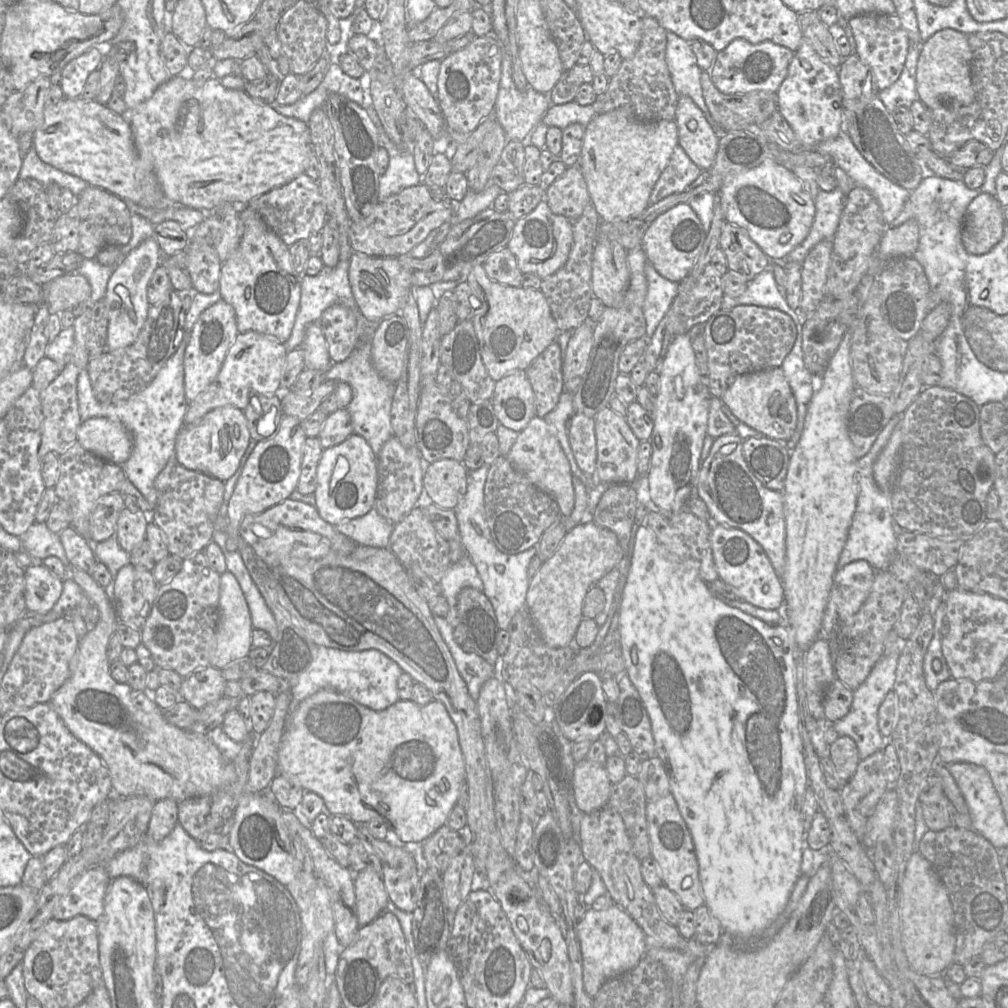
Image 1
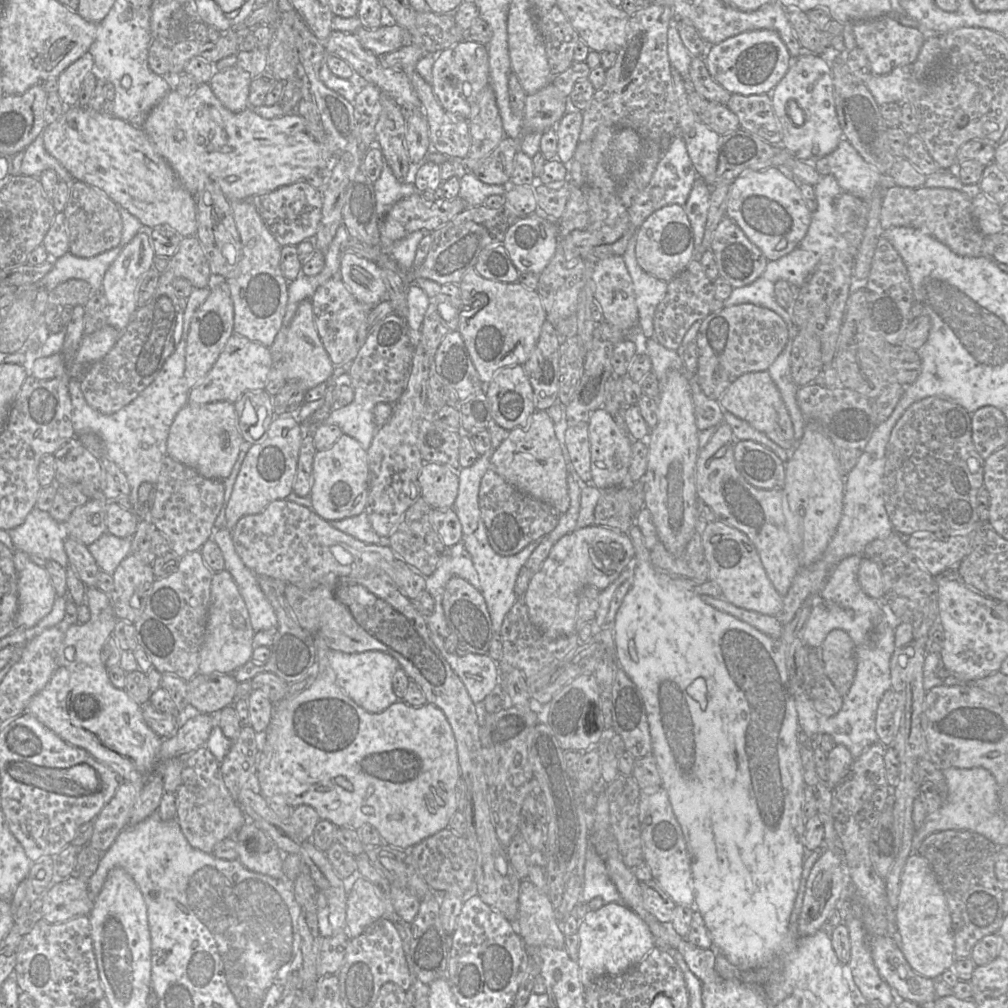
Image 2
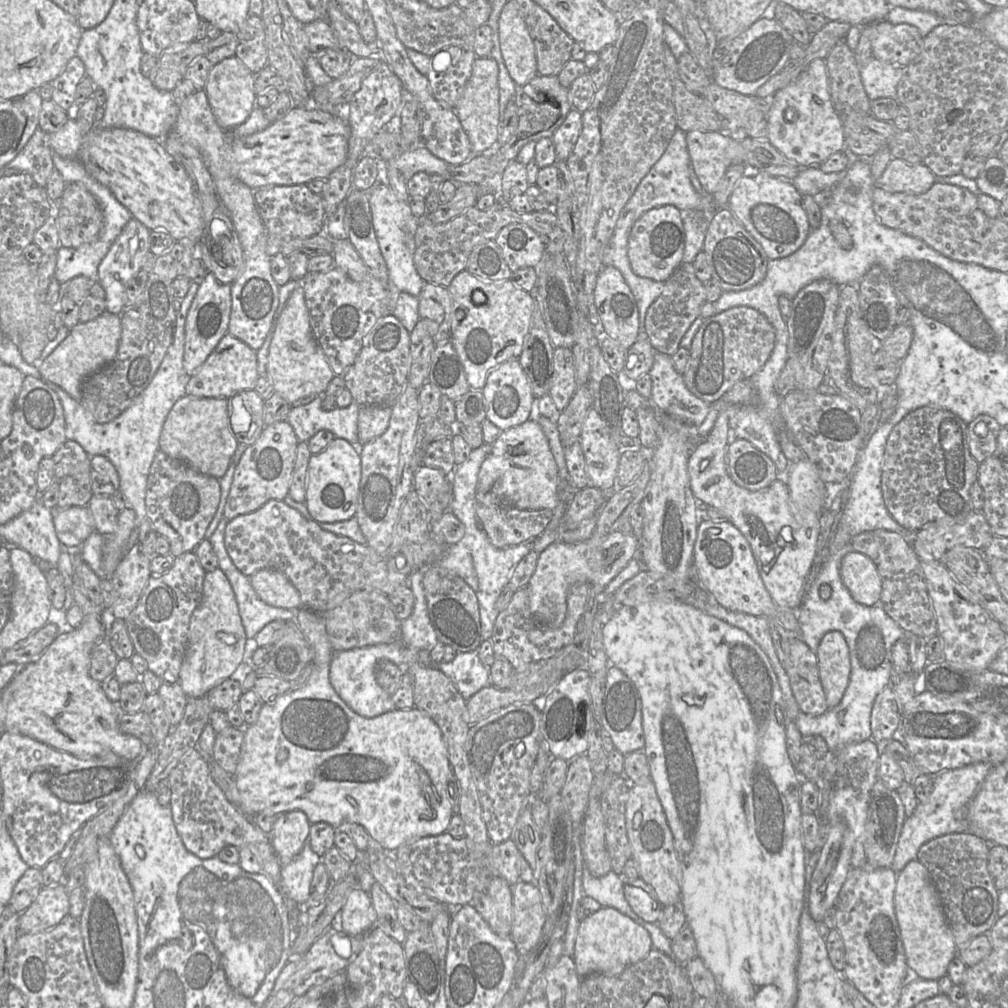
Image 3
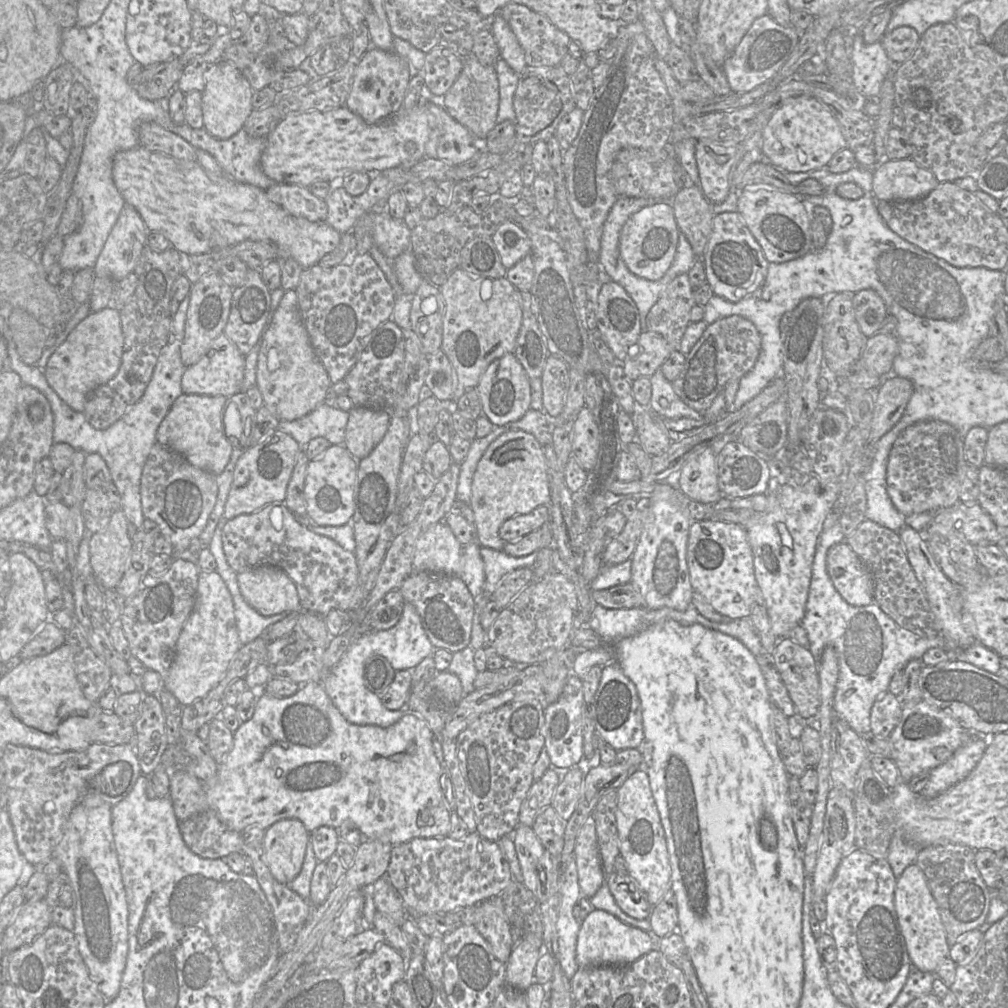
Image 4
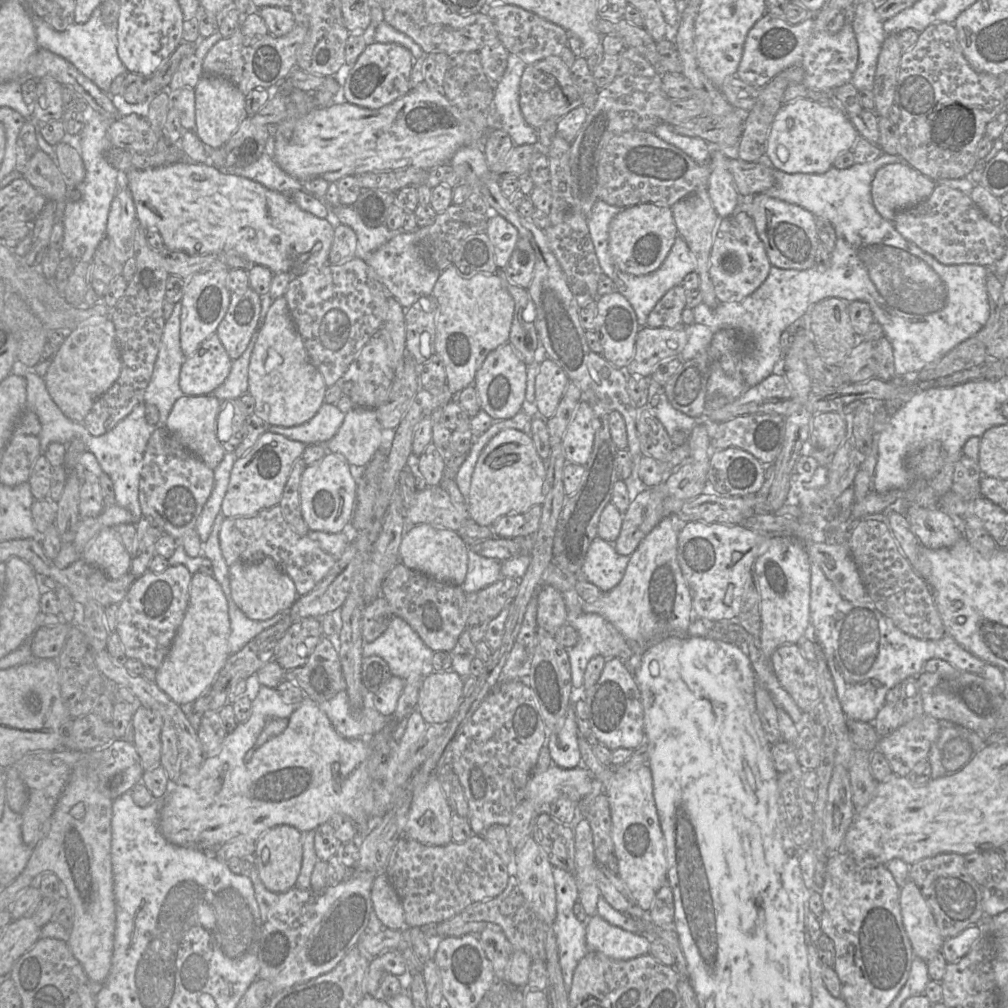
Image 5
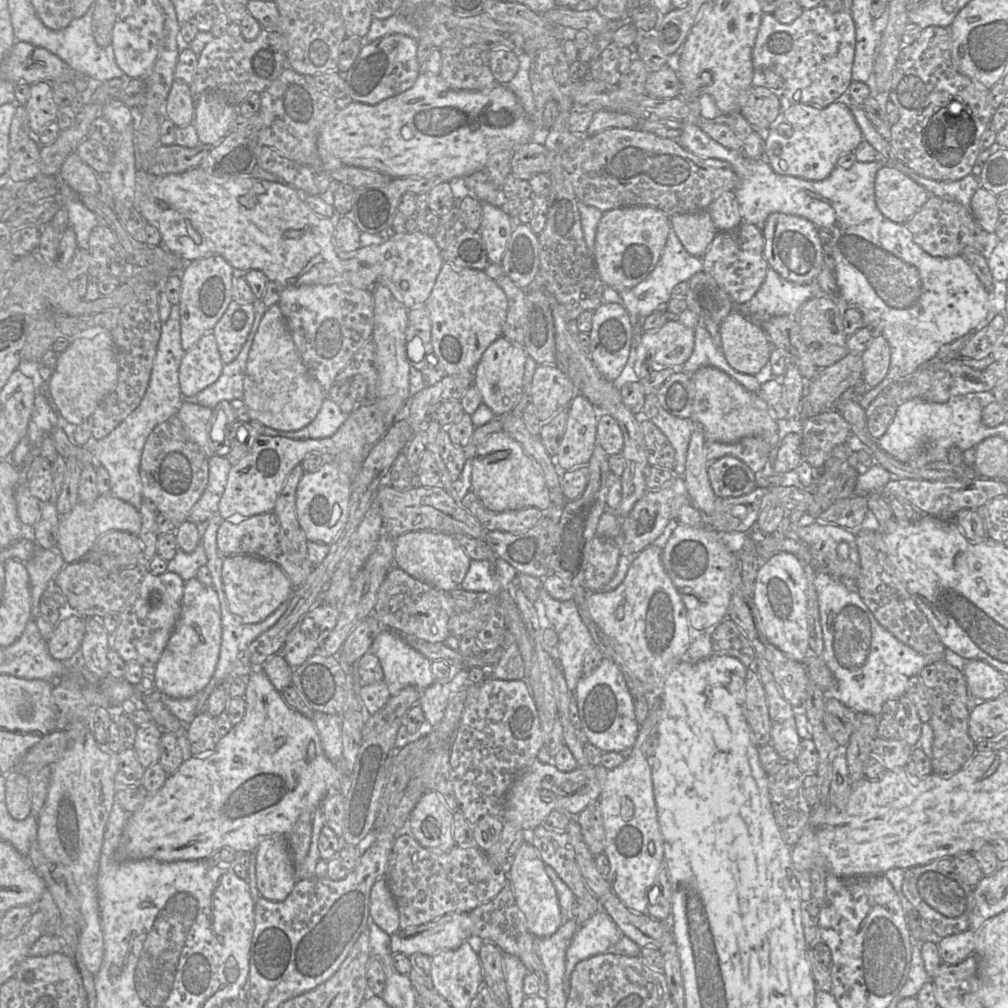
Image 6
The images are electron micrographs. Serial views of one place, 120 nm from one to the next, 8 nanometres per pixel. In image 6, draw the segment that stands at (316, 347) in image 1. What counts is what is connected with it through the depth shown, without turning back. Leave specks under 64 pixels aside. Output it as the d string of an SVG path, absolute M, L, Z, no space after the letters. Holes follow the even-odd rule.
M277 304L263 314L246 362L243 401L249 417L263 426L280 431L297 431L318 414L326 392L304 365Z

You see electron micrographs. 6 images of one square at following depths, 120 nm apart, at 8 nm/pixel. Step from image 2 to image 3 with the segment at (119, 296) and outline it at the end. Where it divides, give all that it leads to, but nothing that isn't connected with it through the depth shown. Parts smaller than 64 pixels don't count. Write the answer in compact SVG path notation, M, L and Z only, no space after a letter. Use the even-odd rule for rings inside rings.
M132 217L116 238L98 267L99 283L106 293L106 311L121 315L125 309L125 292L128 282L141 270L150 252L150 230Z

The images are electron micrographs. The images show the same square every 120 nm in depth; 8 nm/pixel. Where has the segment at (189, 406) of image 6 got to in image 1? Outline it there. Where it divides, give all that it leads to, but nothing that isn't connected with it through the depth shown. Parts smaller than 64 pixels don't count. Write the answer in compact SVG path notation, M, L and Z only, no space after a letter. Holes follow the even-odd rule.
M234 406L218 407L192 424L184 424L177 434L175 457L186 469L201 472L222 482L236 472L252 440L243 410Z

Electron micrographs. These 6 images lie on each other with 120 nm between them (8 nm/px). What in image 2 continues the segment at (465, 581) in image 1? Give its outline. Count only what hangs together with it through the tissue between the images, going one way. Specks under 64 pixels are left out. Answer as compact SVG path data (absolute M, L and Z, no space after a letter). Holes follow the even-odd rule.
M462 542L448 547L442 555L435 571L426 577L426 587L432 587L434 594L434 617L431 620L432 626L434 626L434 623L437 624L443 638L451 634L451 630L445 620L442 598L445 586L452 577L465 579L481 592L478 573L471 560L470 554Z

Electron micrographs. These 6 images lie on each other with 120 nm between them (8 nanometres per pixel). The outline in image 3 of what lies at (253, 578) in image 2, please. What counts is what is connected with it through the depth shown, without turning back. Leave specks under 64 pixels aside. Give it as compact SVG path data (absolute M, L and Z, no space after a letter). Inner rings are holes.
M223 517L209 541L217 556L218 568L224 572L234 591L246 637L253 643L257 633L271 621L295 620L296 610L274 607L259 598L250 578L236 568L226 551L224 535L228 522Z

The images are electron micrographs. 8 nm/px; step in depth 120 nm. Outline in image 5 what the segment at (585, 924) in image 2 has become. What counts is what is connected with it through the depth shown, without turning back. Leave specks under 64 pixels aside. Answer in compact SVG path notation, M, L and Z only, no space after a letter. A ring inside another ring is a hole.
M594 914L586 922L586 943L589 951L616 960L629 960L649 954L651 941L641 934L613 926Z

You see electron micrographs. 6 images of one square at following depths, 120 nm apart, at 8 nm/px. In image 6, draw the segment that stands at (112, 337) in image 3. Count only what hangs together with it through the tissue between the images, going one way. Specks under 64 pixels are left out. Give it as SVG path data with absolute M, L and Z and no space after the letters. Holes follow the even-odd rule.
M111 332L93 338L77 338L59 354L55 371L47 382L51 396L62 417L80 425L94 413L99 403L112 392L118 381L118 362Z

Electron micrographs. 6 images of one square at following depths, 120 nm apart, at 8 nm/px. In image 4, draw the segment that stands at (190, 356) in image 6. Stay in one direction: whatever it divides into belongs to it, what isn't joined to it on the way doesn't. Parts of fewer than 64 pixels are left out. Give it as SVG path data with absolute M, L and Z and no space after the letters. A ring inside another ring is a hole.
M220 334L210 345L208 352L200 360L186 367L182 376L181 387L184 394L207 396L232 396L242 389L245 356L224 334Z

